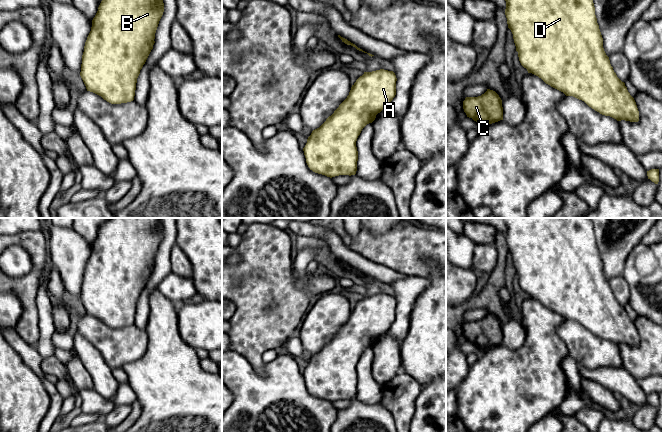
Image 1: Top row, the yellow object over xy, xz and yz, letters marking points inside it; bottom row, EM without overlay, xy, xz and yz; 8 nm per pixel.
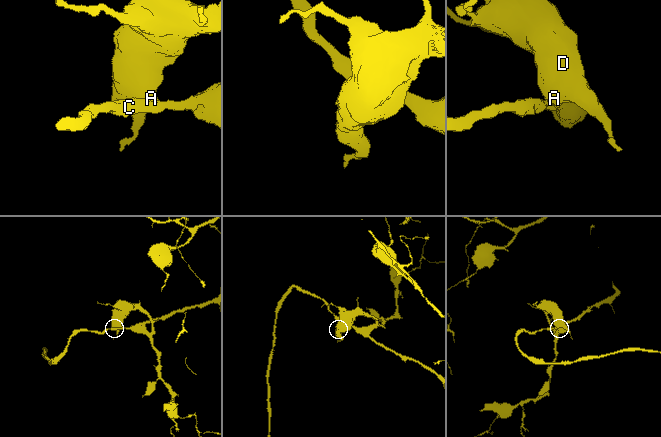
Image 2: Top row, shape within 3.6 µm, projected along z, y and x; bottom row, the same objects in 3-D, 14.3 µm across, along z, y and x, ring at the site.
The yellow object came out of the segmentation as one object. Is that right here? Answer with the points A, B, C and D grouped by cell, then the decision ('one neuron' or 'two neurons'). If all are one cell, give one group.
groups A B C D; one neuron

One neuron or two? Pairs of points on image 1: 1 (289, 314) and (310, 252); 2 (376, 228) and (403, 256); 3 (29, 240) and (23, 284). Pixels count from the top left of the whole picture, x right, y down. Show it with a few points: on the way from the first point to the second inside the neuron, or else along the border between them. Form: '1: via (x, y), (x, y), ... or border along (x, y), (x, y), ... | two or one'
1: border along (292, 261), (294, 273), (298, 277), (304, 277) | two
2: border along (364, 228), (374, 234), (382, 234), (391, 229) | two
3: via (37, 251), (37, 270), (34, 273) | one

